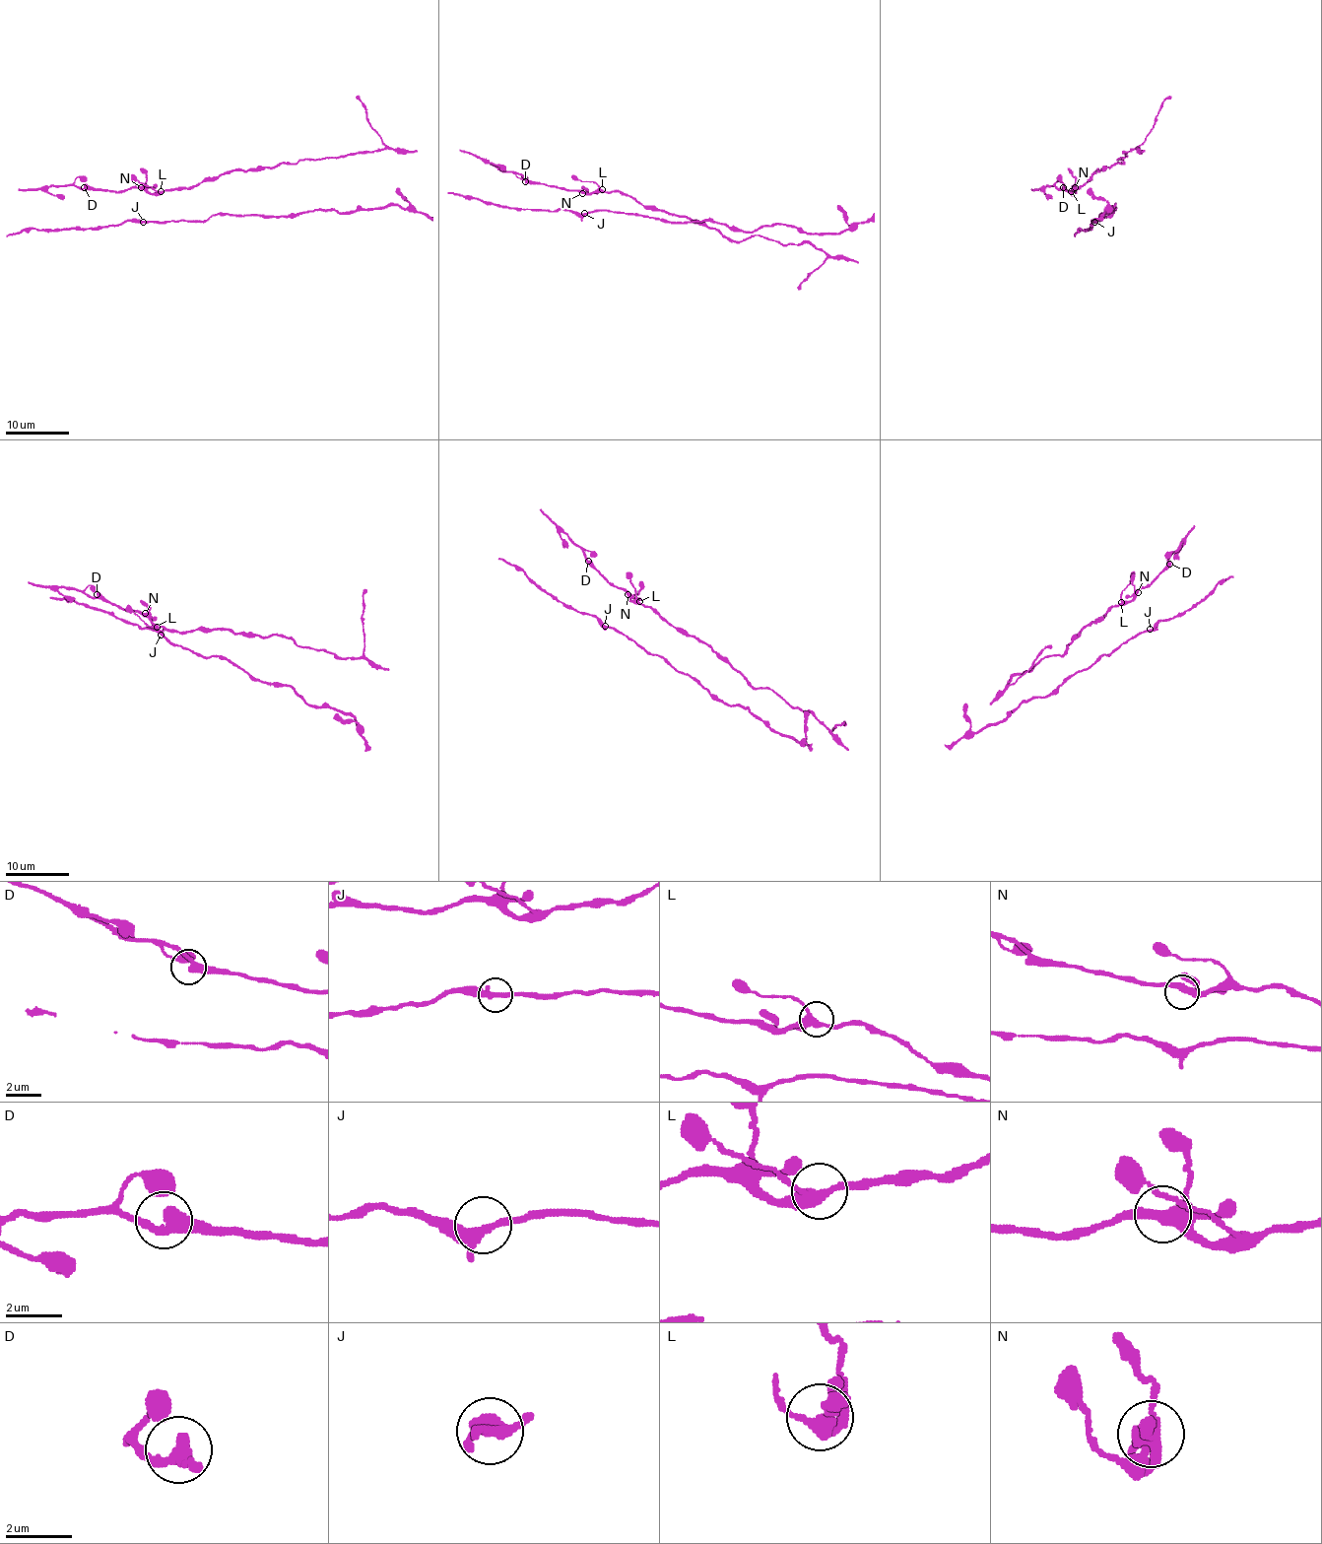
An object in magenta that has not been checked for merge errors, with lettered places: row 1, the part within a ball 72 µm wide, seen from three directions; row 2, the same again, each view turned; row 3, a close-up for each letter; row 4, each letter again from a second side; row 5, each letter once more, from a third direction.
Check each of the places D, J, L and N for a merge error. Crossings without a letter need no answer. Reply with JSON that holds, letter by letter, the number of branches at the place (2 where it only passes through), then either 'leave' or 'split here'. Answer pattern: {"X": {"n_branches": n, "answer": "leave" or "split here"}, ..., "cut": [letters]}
{"D": {"n_branches": 2, "answer": "leave"}, "J": {"n_branches": 3, "answer": "leave"}, "L": {"n_branches": 3, "answer": "leave"}, "N": {"n_branches": 4, "answer": "leave"}, "cut": []}

